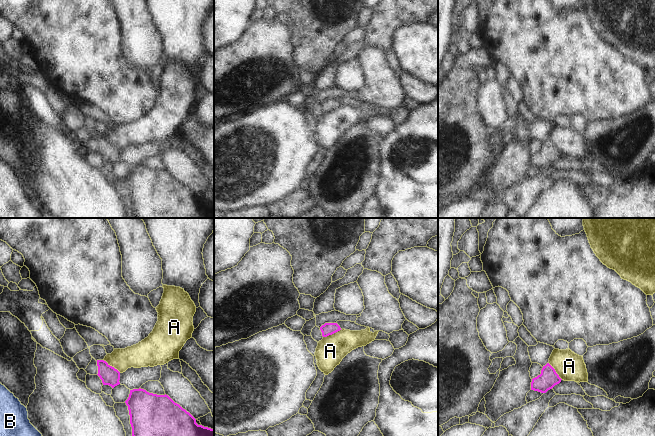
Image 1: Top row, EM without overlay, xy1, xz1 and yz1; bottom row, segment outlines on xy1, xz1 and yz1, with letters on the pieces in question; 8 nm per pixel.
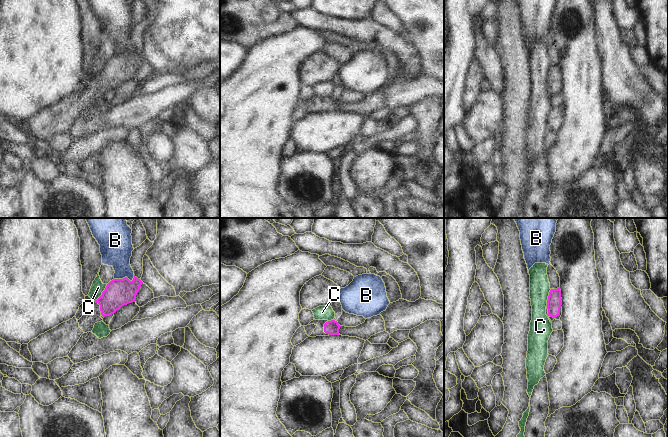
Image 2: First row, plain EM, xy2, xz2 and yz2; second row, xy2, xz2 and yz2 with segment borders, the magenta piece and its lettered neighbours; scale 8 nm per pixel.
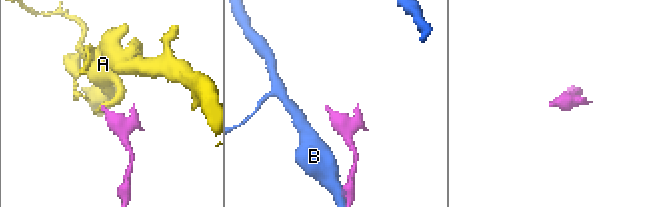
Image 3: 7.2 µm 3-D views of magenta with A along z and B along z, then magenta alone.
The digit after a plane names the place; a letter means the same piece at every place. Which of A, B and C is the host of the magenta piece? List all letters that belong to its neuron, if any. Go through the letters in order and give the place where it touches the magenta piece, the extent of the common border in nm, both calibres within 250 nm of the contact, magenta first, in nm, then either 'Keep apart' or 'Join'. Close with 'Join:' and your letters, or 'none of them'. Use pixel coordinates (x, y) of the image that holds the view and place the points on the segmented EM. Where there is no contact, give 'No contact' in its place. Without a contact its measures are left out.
A: Touches magenta at xy1 (111, 366). Shared border 180 nm. Thickness 150 nm (magenta) against 190 nm. Keep apart
B: Touches magenta at xy2 (125, 277). Shared border 170 nm. Thickness 220 nm (magenta) against 260 nm. Keep apart
C: Touches magenta at xy2 (102, 293). Shared border 180 nm. Thickness 220 nm (magenta) against 100 nm. Keep apart
Join: none of them.

